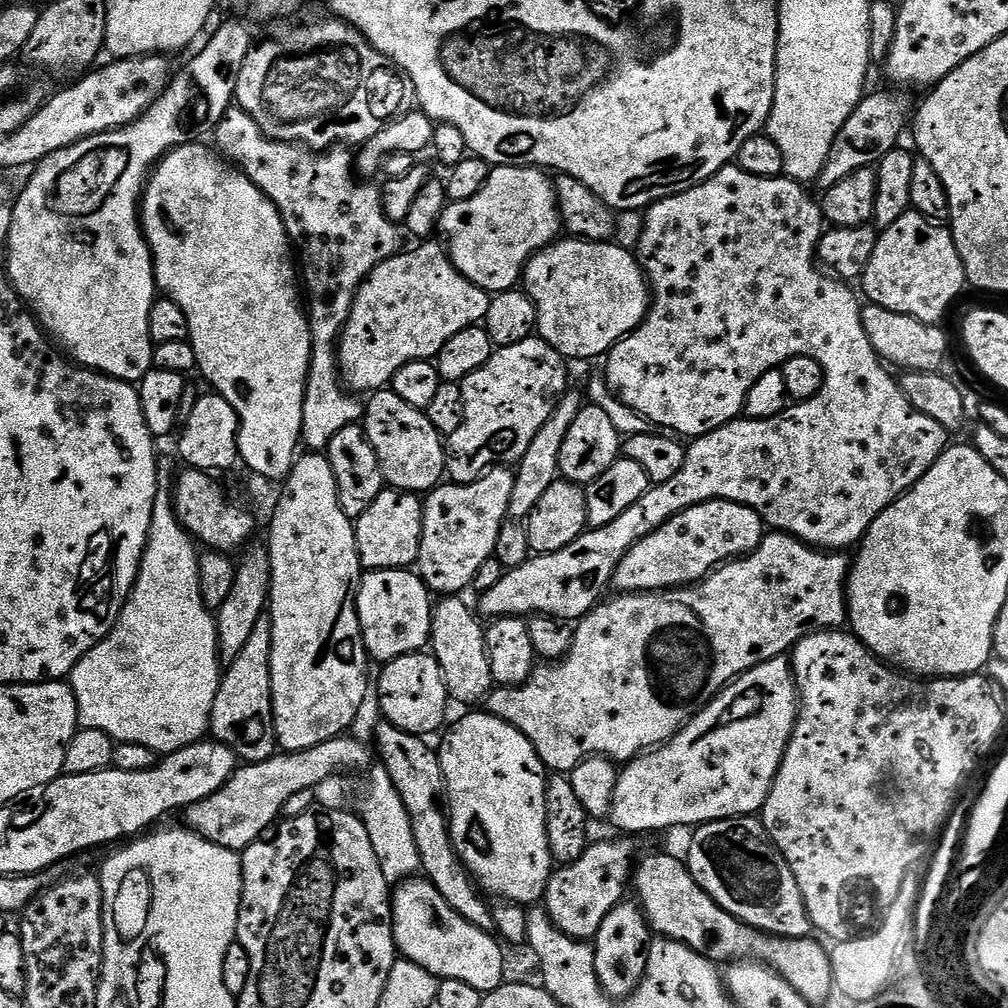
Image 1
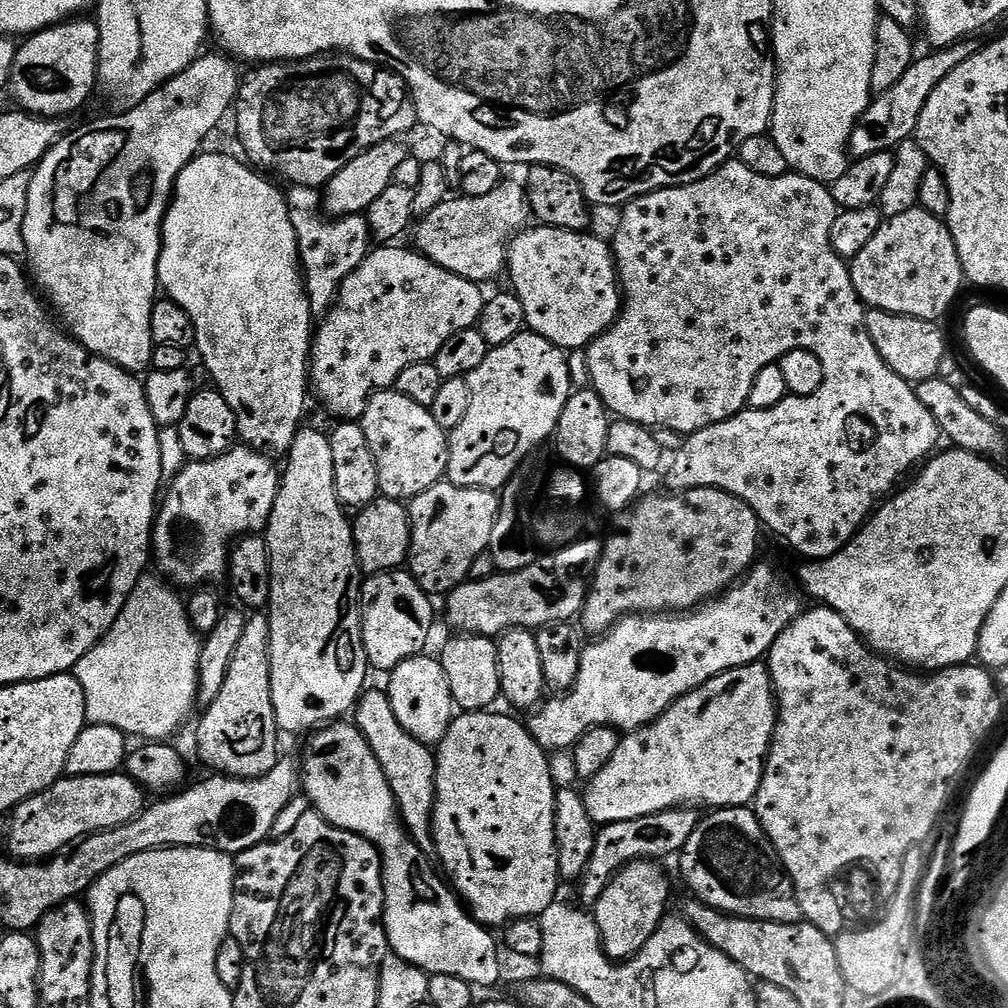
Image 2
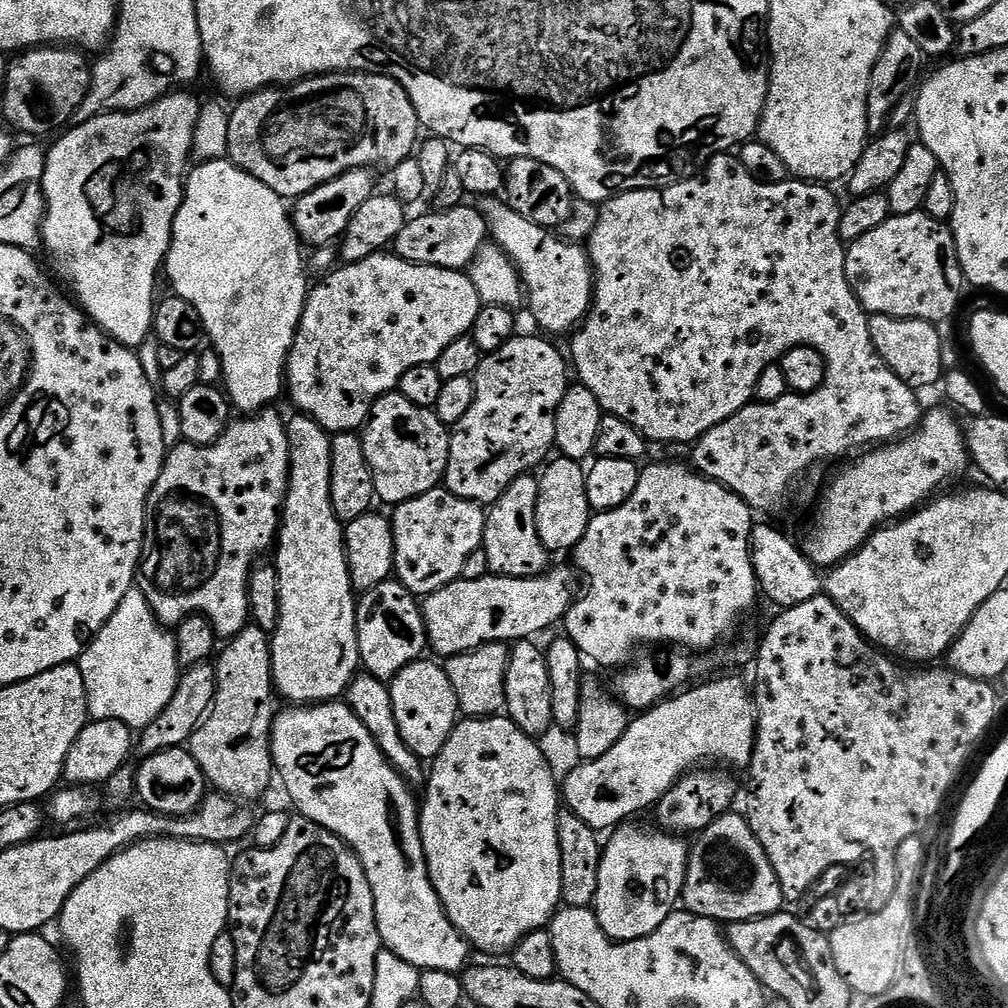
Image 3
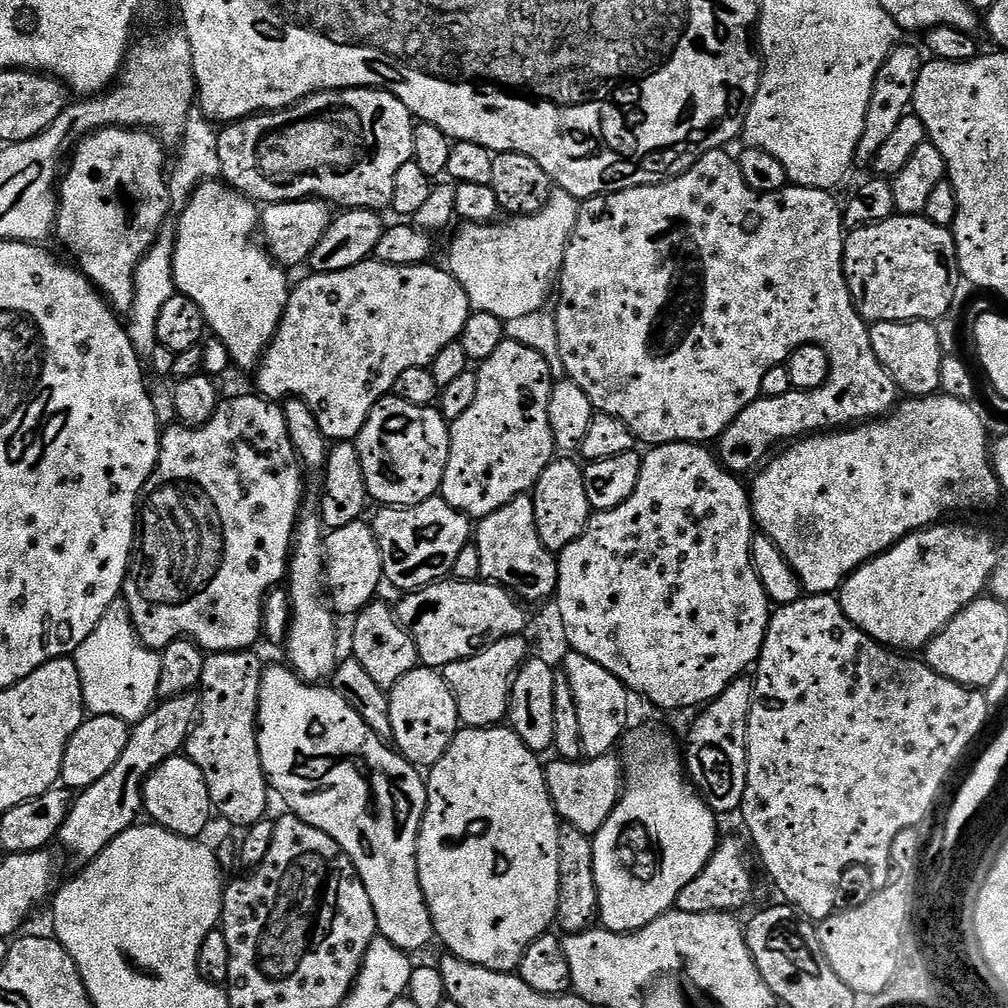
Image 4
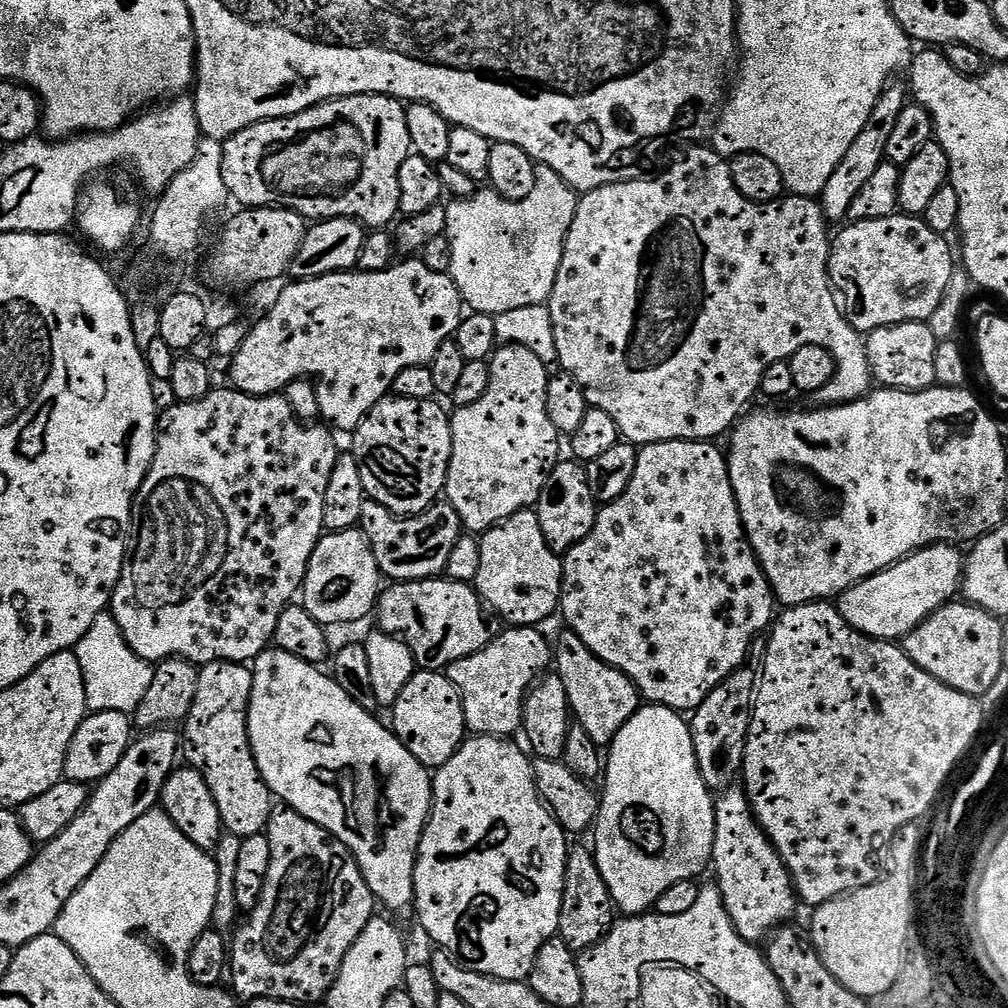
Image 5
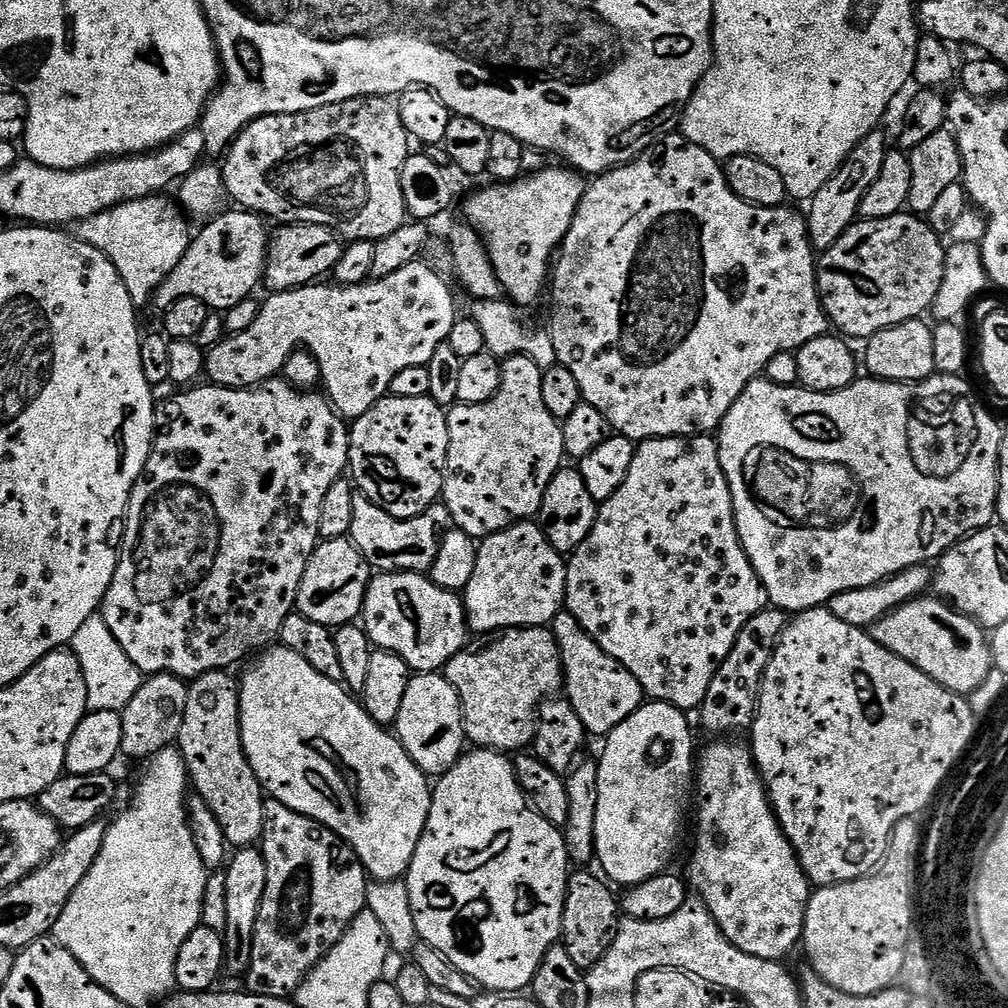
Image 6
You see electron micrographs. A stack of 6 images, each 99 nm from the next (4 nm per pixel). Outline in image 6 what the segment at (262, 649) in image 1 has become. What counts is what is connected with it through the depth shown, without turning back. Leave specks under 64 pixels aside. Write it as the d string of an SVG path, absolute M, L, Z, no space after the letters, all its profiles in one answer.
M228 670L207 672L188 684L186 718L182 718L178 749L188 768L188 779L195 795L202 797L206 806L210 806L218 826L222 826L222 834L226 834L229 845L247 848L263 837L266 793L250 766L247 754L244 753L240 733L240 685L237 677L232 677L232 674Z

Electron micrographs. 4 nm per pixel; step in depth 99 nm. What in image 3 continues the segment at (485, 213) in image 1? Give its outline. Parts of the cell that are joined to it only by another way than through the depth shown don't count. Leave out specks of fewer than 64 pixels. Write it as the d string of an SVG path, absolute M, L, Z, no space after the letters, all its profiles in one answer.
M459 206L443 211L429 210L425 216L416 216L409 219L396 238L394 245L395 255L401 256L406 262L414 262L422 266L438 266L439 268L454 268L464 270L469 267L472 260L479 254L489 239L487 222L483 220L475 207Z

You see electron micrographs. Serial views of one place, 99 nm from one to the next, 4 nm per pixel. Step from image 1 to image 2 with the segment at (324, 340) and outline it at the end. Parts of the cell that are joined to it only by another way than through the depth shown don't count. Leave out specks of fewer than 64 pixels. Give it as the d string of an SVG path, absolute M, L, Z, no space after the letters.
M292 186L287 190L290 222L300 247L298 263L302 269L302 283L308 292L313 317L323 318L332 311L346 278L350 278L350 274L354 274L367 258L374 244L372 232L364 214L325 218L322 215L322 196L317 189Z

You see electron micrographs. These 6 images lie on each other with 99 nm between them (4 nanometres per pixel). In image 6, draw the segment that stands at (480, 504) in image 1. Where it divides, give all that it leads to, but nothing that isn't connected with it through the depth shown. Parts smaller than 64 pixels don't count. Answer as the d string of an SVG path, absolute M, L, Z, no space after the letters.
M357 494L354 498L354 519L350 522L348 536L373 569L424 574L434 566L442 538L450 531L451 524L452 516L442 502L432 504L414 518L403 520L382 510L369 496Z

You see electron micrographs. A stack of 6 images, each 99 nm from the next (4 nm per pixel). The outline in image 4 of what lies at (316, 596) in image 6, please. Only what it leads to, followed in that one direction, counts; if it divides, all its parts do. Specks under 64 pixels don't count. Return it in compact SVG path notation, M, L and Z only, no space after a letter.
M363 519L350 522L350 526L333 528L326 536L326 592L337 613L361 612L367 604L377 599L376 592L384 580L382 554L371 523Z

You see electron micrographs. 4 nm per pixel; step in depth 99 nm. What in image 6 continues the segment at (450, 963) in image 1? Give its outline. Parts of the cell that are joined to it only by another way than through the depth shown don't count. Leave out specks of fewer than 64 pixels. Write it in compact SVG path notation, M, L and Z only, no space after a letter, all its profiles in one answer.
M272 646L261 651L255 657L256 661L244 672L244 677L239 677L240 685L240 733L242 734L242 746L248 756L250 766L267 795L271 799L282 802L290 810L298 814L308 816L311 820L317 820L319 824L325 824L332 832L337 832L348 845L356 852L356 857L364 864L364 870L373 881L398 880L407 877L408 867L414 858L414 850L418 850L418 842L424 833L426 818L430 814L432 805L433 785L429 777L410 758L410 754L395 735L385 725L374 722L370 714L364 708L363 703L353 693L344 687L343 683L326 678L302 658L302 654L294 654L294 650L283 646Z

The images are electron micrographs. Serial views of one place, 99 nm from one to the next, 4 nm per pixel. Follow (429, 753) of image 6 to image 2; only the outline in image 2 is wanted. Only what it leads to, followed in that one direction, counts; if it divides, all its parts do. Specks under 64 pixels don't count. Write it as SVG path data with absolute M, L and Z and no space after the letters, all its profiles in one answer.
M421 654L402 662L392 669L387 677L386 691L394 715L402 722L404 729L418 742L429 746L439 746L446 730L454 719L454 705L450 694L450 682L446 682L446 670L442 670L435 655Z

